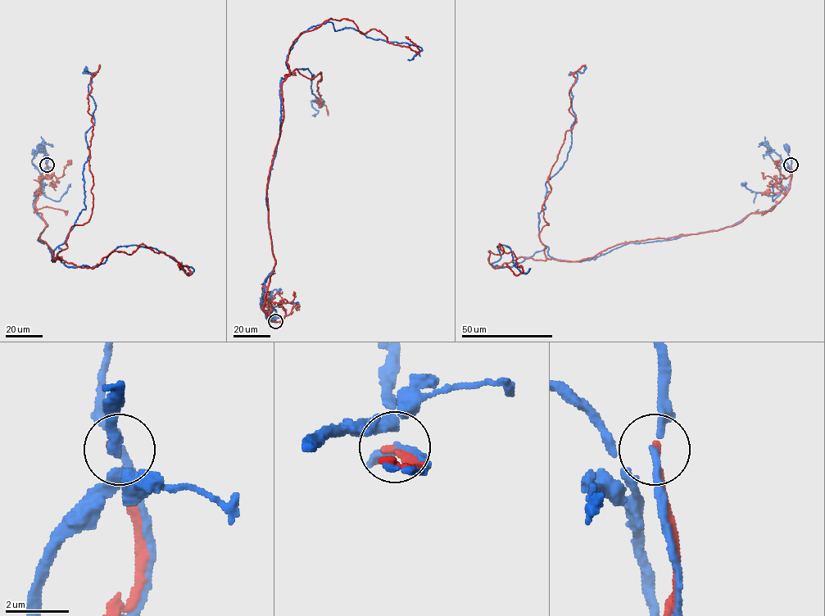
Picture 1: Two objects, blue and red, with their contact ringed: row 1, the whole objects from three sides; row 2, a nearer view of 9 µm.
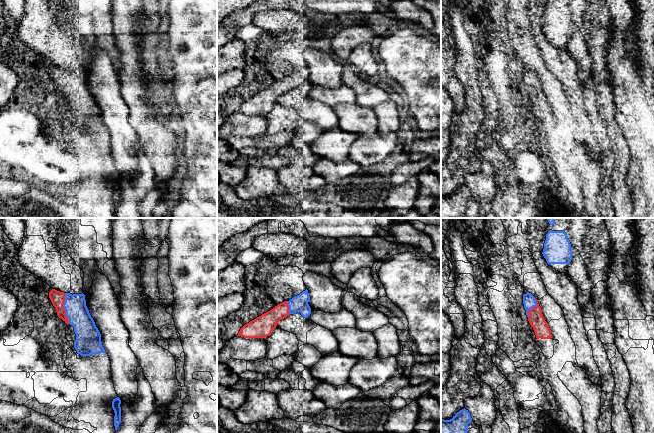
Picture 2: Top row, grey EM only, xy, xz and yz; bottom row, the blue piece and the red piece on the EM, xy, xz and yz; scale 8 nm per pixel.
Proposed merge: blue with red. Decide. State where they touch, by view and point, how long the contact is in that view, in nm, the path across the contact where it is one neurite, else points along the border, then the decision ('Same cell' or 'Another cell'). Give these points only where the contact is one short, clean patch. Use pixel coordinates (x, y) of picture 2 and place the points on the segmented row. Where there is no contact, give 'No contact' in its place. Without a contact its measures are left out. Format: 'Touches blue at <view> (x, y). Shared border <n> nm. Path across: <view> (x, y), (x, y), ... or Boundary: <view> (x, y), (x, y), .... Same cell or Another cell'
Touches blue at xy (64, 308). Shared border 260 nm. Another cell

